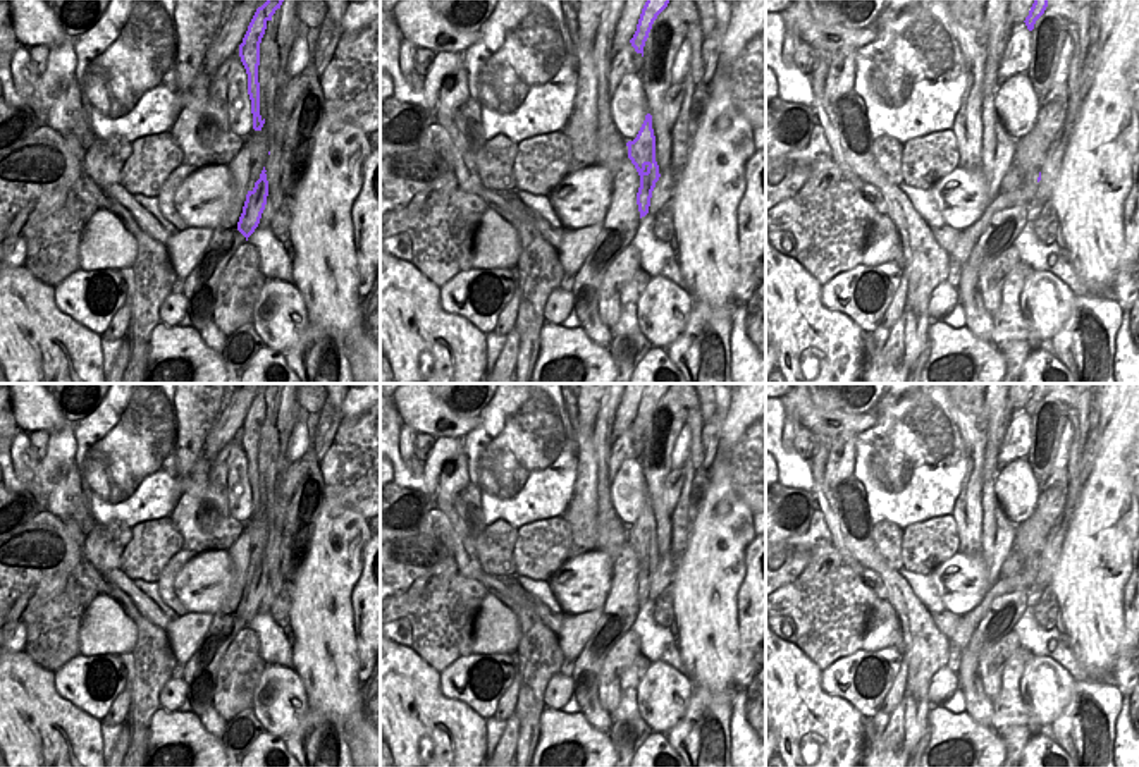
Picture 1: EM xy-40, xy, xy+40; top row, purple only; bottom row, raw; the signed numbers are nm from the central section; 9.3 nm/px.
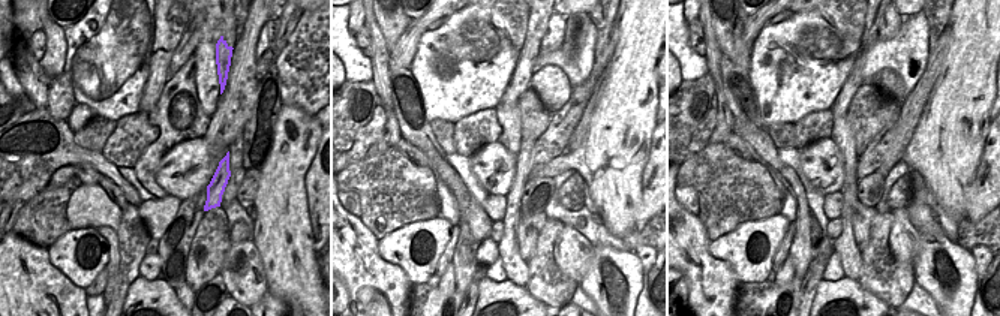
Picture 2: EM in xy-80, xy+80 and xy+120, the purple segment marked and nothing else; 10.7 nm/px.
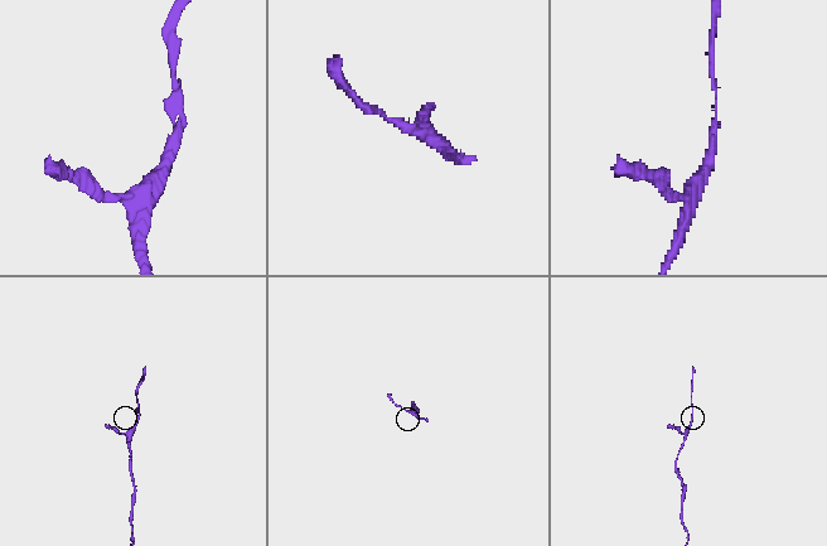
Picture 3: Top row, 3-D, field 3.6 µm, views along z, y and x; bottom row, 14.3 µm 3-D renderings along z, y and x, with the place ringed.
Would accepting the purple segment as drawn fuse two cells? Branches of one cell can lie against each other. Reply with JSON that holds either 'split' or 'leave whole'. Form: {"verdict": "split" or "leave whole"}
{"verdict": "leave whole"}

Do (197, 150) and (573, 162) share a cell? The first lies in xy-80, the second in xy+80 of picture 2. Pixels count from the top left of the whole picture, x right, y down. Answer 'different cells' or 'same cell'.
different cells

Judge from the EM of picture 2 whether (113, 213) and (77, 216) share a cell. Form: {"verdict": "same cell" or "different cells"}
{"verdict": "same cell"}

